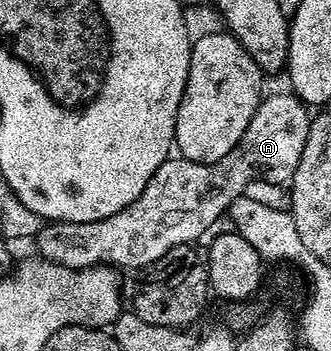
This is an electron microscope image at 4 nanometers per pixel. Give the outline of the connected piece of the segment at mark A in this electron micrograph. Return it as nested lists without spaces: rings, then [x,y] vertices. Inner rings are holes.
[[[286,93],[266,95],[246,126],[245,134],[217,162],[194,163],[170,156],[125,210],[97,222],[52,221],[42,225],[35,237],[38,255],[69,268],[109,265],[121,270],[142,270],[178,245],[194,243],[207,226],[226,213],[235,198],[244,195],[243,184],[253,180],[290,183],[308,140],[312,117],[298,96]]]

